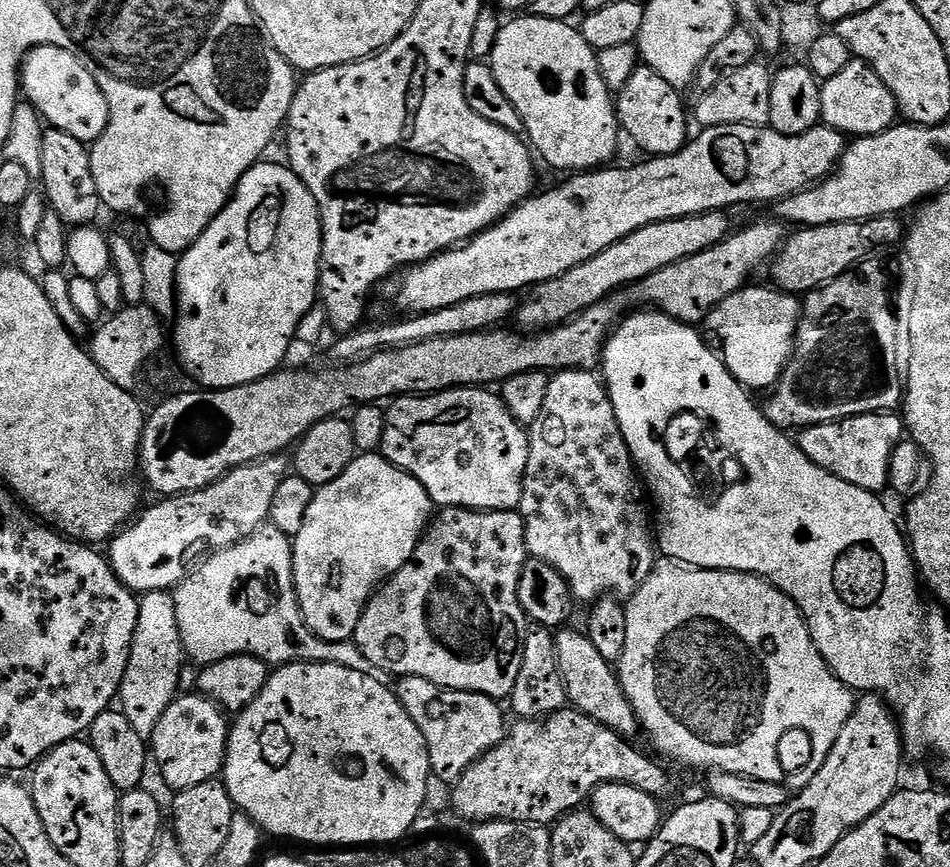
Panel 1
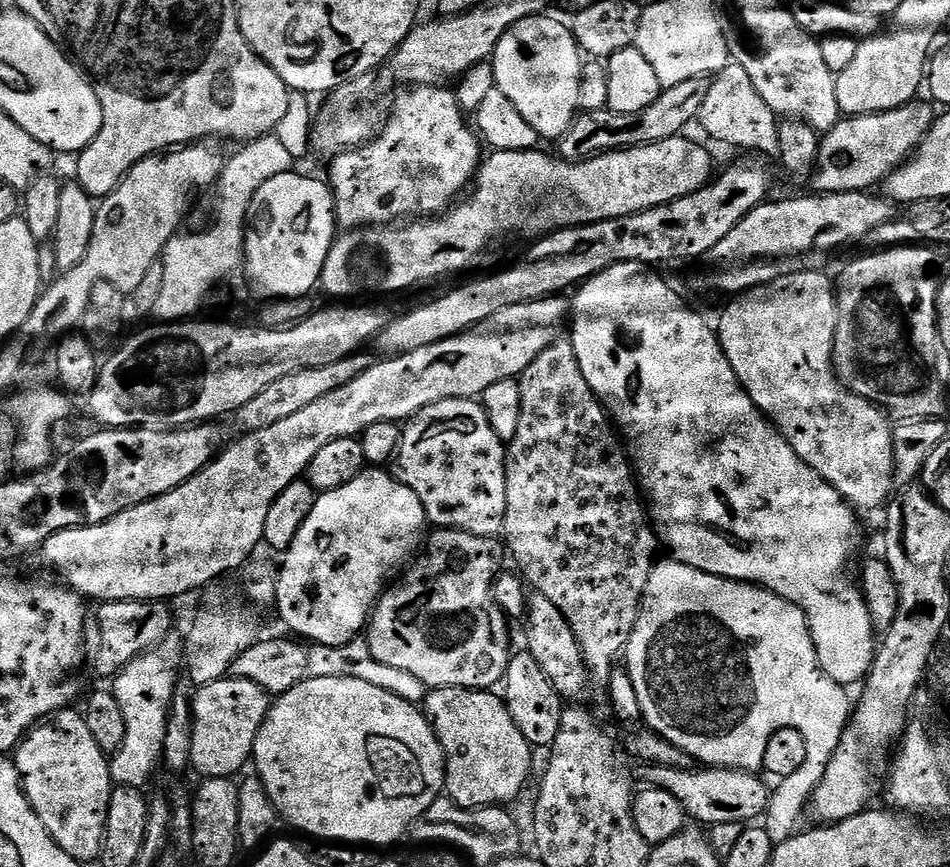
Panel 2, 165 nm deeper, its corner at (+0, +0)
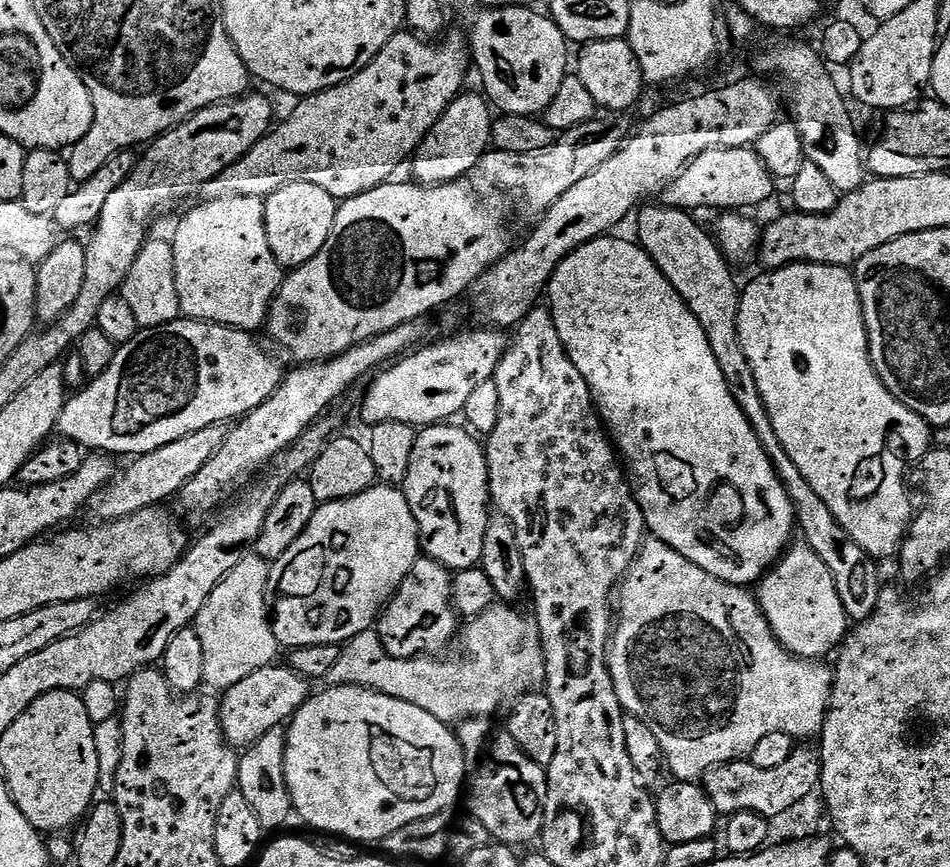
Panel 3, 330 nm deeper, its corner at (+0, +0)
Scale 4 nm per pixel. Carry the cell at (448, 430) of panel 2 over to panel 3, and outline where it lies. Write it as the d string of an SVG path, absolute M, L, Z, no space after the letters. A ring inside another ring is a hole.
M445 422L417 431L410 474L406 474L402 491L406 502L410 502L414 522L418 522L423 555L458 573L479 565L492 495L488 489L485 445L467 427L455 428L454 425Z

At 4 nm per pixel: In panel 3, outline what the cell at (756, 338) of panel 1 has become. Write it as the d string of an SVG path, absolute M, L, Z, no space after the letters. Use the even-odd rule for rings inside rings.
M787 264L785 268L773 268L761 271L757 280L752 280L743 285L740 294L740 309L738 310L738 338L742 342L742 350L746 350L746 362L750 362L750 370L754 370L754 382L758 382L758 394L762 394L762 402L766 402L766 410L770 414L770 422L774 422L774 434L778 434L778 442L782 442L782 450L790 454L790 462L798 466L802 478L814 486L814 494L830 506L830 514L838 518L842 530L846 530L848 538L866 554L873 558L880 556L895 557L899 553L900 545L904 543L904 537L908 535L908 527L912 525L914 507L908 492L904 489L904 471L908 464L915 465L928 453L934 436L930 426L918 414L914 414L878 378L878 374L872 365L870 350L868 349L868 335L866 334L866 322L862 314L862 302L858 294L855 275L847 267L839 268L829 264Z

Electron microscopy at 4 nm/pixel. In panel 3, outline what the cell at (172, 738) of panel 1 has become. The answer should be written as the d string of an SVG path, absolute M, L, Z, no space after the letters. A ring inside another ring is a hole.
M273 662L256 670L219 697L220 725L224 737L237 750L248 748L258 742L262 734L270 734L270 730L287 725L294 713L307 702L310 695L308 688L310 681L283 663Z

